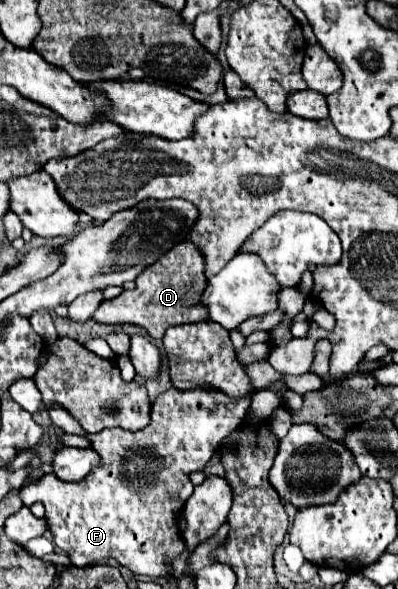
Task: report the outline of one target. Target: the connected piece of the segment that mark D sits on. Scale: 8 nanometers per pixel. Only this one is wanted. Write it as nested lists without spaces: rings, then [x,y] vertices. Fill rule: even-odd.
[[[182,242],[174,250],[166,252],[158,262],[148,266],[138,278],[136,288],[126,290],[112,300],[104,300],[94,312],[94,320],[102,324],[136,324],[148,330],[148,334],[160,340],[170,326],[192,324],[208,320],[208,310],[202,306],[202,292],[206,288],[204,256],[194,242]]]

